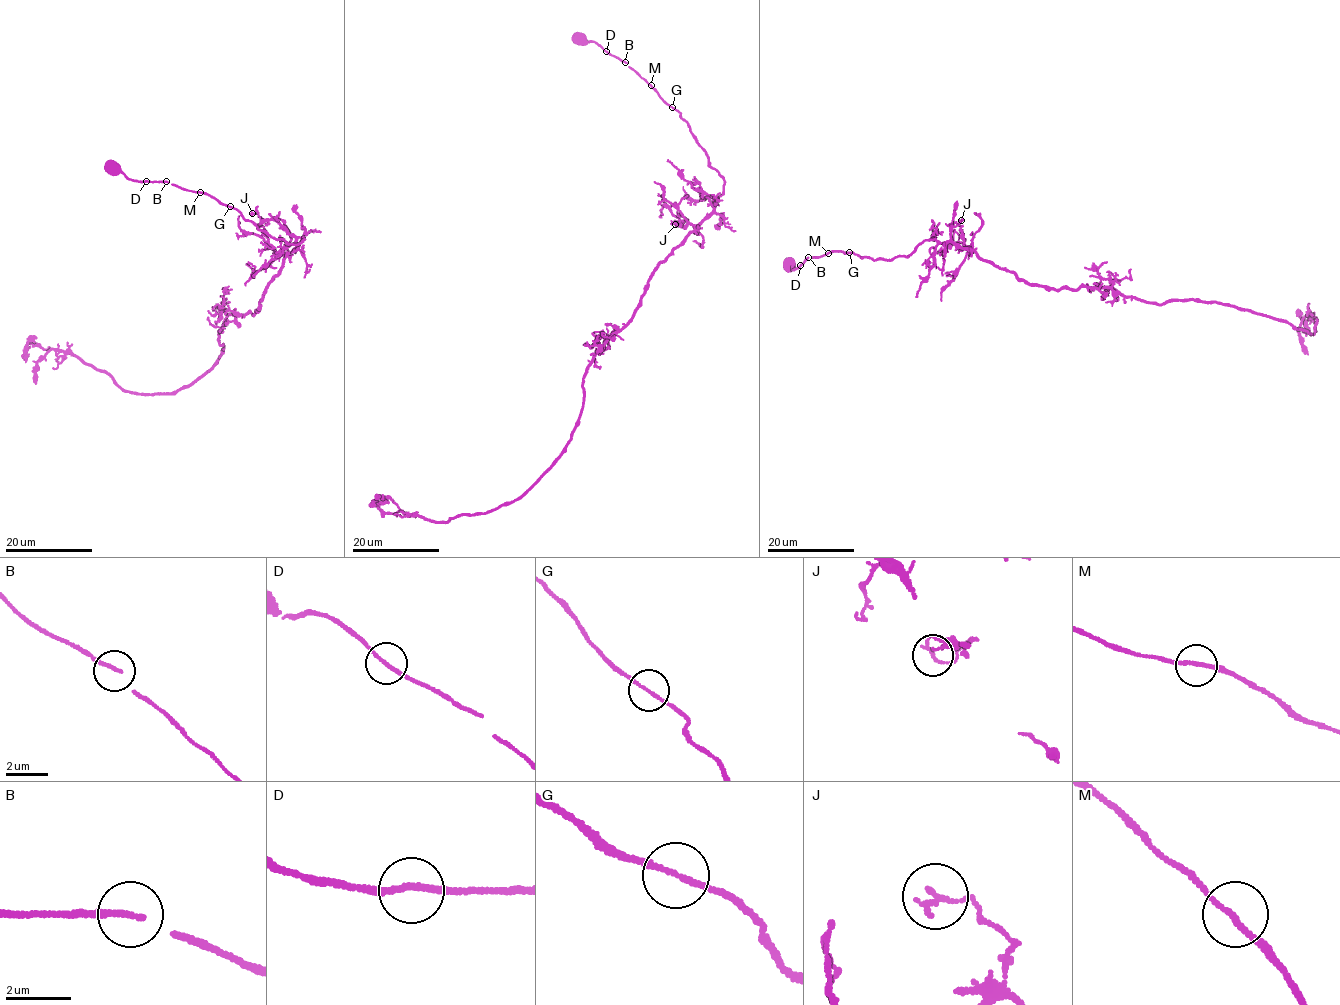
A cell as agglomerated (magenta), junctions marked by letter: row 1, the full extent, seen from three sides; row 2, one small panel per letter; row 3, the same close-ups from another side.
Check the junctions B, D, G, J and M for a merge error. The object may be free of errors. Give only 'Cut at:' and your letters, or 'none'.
Cut at: none

